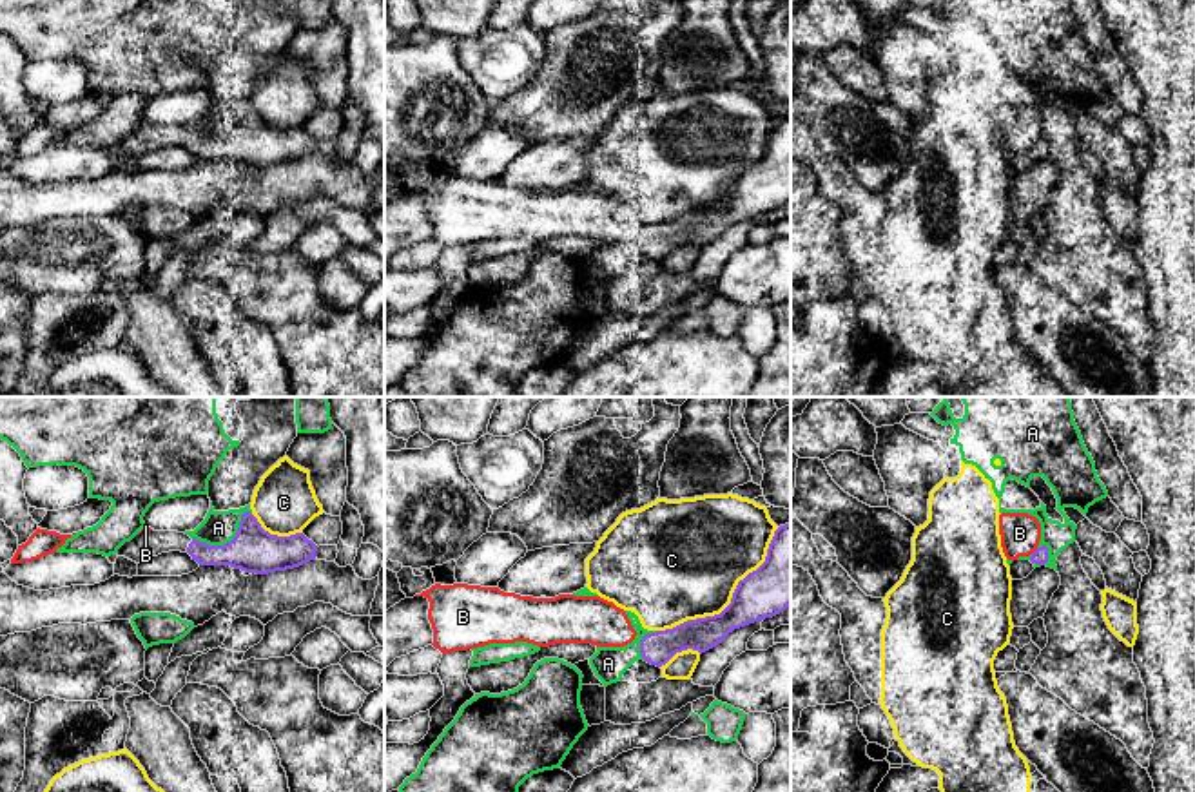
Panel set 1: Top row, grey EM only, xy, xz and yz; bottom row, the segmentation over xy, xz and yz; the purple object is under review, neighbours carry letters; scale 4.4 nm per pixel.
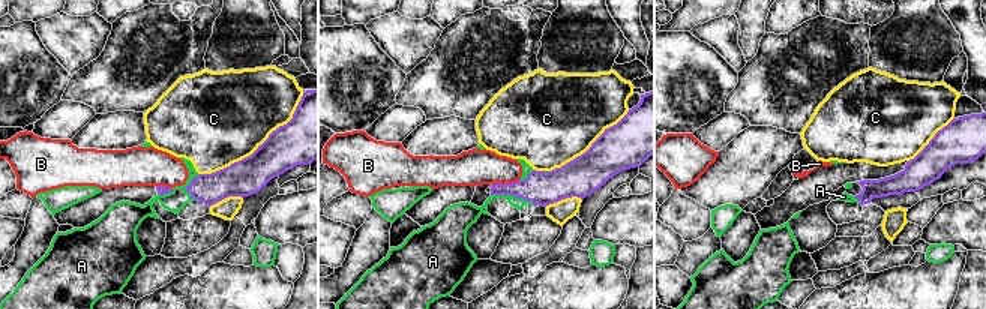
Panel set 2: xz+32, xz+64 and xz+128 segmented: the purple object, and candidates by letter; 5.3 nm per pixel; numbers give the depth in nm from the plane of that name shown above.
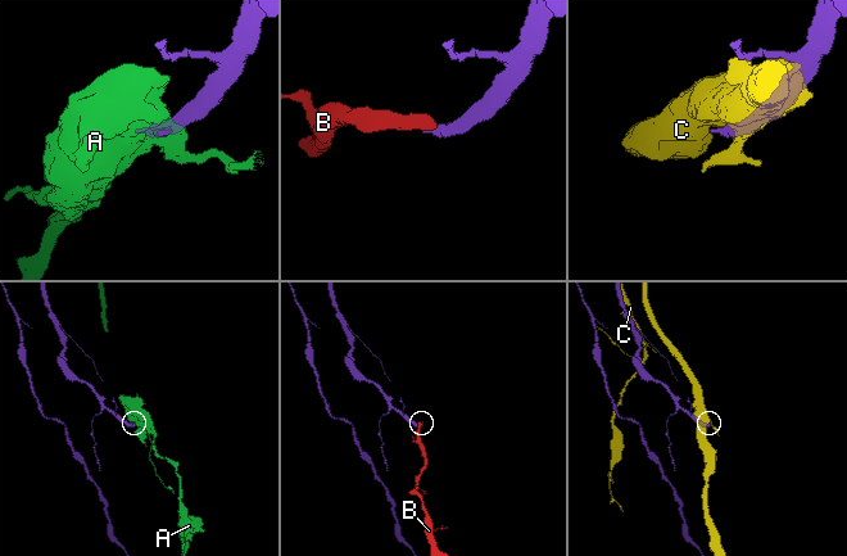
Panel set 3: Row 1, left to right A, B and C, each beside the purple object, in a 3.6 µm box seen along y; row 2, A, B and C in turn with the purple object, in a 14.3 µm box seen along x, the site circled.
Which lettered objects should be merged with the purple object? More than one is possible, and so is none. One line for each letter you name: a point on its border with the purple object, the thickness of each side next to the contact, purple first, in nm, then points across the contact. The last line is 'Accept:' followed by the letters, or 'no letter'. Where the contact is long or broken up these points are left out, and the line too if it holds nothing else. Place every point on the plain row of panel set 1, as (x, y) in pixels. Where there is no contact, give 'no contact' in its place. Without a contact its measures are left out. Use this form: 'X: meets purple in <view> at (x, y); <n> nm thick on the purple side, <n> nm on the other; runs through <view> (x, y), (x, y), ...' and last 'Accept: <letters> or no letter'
B: meets purple in yz at (1036, 144); 70 nm thick on the purple side, 180 nm on the other; runs through yz (1039, 149), (1036, 144), (1020, 127)
Accept: B

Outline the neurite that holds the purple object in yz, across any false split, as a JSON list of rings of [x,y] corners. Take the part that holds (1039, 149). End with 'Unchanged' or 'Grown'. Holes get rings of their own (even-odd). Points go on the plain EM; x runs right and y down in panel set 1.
[[[1028,107],[999,109],[1001,141],[1008,154],[1028,150],[1032,158],[1048,156],[1048,141],[1041,140],[1041,118]]]. Grown

